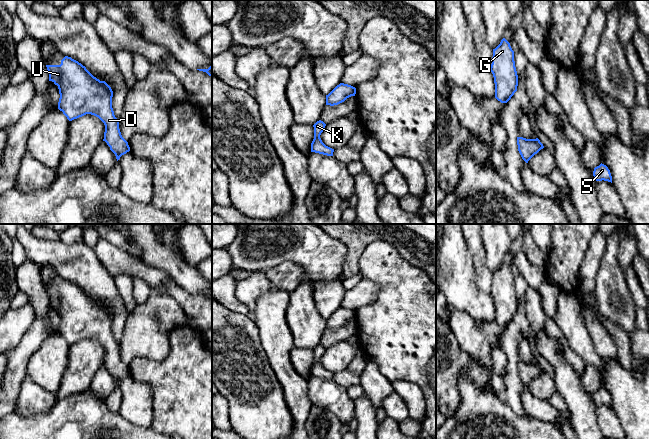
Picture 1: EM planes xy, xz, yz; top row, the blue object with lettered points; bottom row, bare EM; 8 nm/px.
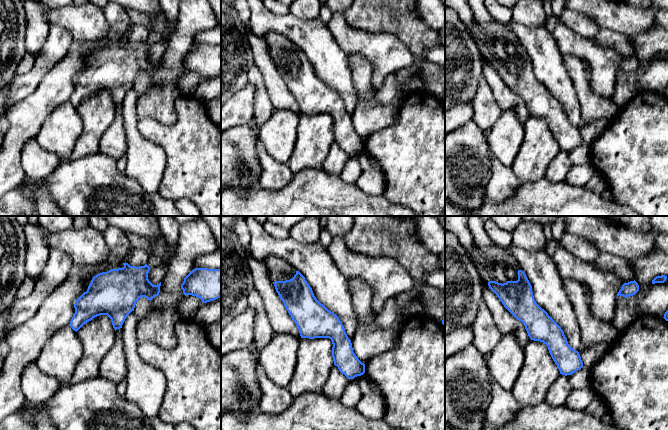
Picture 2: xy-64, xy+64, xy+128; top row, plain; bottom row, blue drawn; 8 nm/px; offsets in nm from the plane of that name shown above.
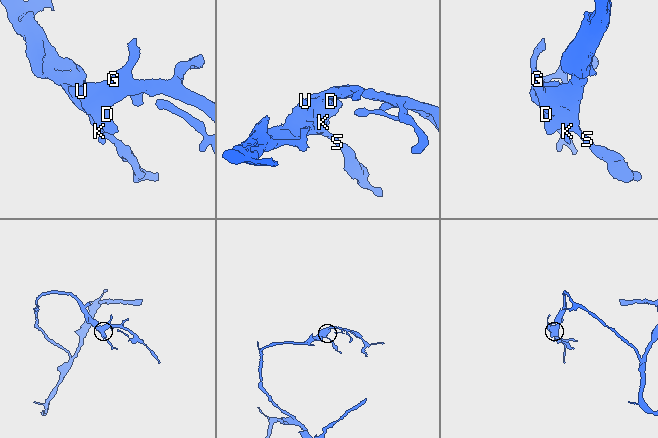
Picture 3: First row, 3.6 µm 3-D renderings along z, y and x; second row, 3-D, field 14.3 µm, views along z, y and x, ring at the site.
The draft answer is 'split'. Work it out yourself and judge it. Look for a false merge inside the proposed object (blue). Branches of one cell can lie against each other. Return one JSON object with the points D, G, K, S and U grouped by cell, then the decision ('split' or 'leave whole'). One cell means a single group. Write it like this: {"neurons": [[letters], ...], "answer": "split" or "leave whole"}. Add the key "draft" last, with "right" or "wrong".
{"neurons": [["D", "G", "K", "S", "U"]], "answer": "leave whole", "draft": "wrong"}

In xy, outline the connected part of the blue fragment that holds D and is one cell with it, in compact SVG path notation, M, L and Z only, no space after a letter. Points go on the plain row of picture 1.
M65 280L60 289L46 289L49 305L59 313L58 333L69 345L91 338L105 349L104 363L117 385L130 375L122 361L119 344L112 332L113 315L105 306L94 301L85 290Z

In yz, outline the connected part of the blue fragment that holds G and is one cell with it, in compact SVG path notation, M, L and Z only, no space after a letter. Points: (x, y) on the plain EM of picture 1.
M505 262L493 273L490 295L494 301L495 322L501 327L507 327L517 315L518 299L514 275Z

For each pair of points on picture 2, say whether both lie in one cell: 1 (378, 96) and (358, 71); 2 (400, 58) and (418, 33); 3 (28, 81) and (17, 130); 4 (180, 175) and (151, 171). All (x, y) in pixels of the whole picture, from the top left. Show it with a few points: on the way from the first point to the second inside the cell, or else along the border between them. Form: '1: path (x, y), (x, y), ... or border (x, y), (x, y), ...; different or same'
1: path (371, 93), (363, 85), (362, 78); same
2: border (390, 32), (411, 52), (413, 64), (410, 67); different
3: border (40, 82), (33, 92), (10, 108); different
4: border (162, 149), (166, 156), (166, 165), (157, 191); different

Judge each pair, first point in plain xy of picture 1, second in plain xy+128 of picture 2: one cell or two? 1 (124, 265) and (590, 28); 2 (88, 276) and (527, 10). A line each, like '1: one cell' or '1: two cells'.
1: two cells
2: two cells

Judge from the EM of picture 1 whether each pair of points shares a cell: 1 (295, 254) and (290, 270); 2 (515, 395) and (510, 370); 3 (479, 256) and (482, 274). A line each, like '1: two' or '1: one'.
1: two
2: one
3: one

